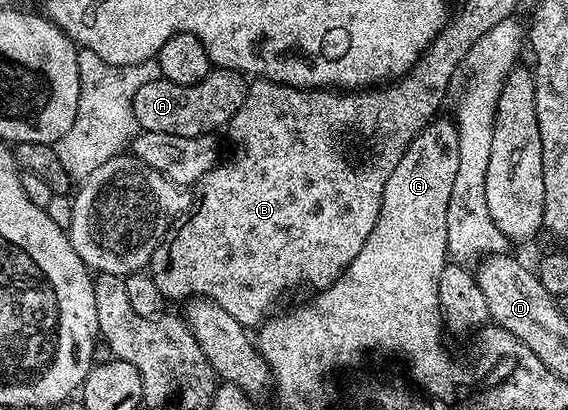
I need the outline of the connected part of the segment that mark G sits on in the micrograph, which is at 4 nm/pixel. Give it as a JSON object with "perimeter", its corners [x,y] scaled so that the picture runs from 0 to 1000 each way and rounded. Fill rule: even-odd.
{"perimeter":[[[768,290],[727,337],[706,398],[699,398],[699,407],[692,407],[692,427],[685,427],[685,446],[678,446],[678,476],[671,485],[671,515],[664,524],[664,544],[657,554],[657,563],[650,563],[650,583],[643,583],[643,602],[636,602],[629,632],[621,632],[618,649],[592,680],[590,690],[577,705],[570,705],[576,724],[556,712],[551,739],[542,754],[526,754],[521,763],[495,766],[496,761],[493,761],[454,795],[456,863],[463,868],[474,898],[484,890],[484,902],[477,907],[477,915],[481,920],[491,910],[488,929],[498,929],[498,949],[512,949],[512,939],[519,939],[519,949],[555,949],[555,929],[562,929],[562,910],[576,910],[576,900],[583,900],[583,890],[604,890],[604,880],[618,880],[618,871],[625,871],[625,861],[632,861],[632,851],[646,851],[646,841],[681,841],[681,851],[710,851],[710,861],[717,861],[717,871],[724,871],[724,880],[752,880],[752,851],[766,851],[766,676],[776,680],[776,661],[790,644],[785,507],[790,505],[790,476],[796,473],[798,441],[805,424],[806,310],[799,293]],[[667,715],[674,715],[674,773],[667,773],[667,754],[660,754],[660,744],[653,744],[653,724],[667,724]]]}

